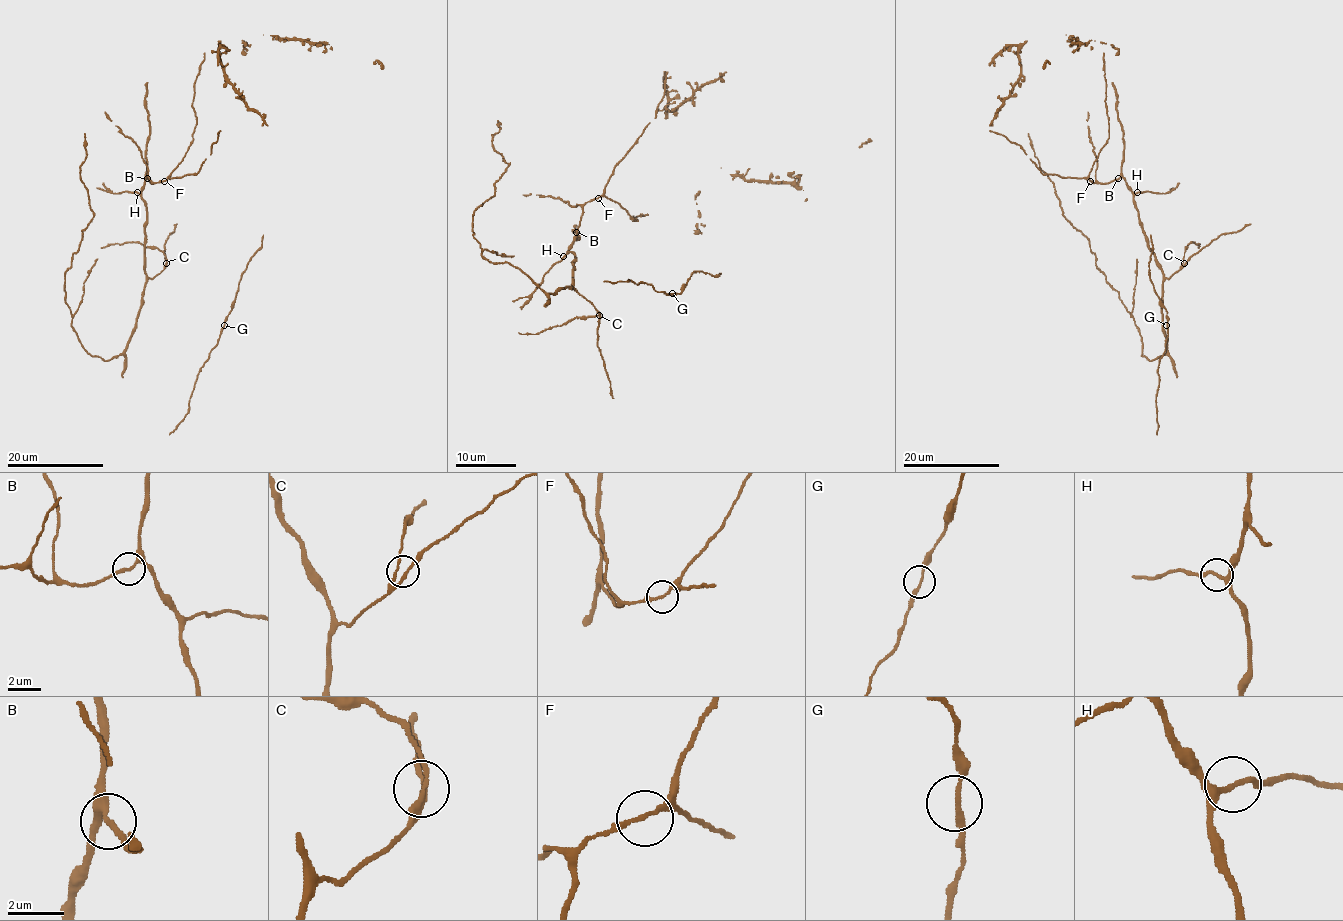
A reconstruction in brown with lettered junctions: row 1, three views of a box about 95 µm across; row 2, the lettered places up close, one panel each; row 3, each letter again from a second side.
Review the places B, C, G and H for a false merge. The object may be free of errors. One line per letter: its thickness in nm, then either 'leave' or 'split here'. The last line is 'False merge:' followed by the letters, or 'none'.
B: calibre 180 nm; leave
C: calibre 180 nm; leave
G: calibre 180 nm; leave
H: calibre 190 nm; leave
False merge: none

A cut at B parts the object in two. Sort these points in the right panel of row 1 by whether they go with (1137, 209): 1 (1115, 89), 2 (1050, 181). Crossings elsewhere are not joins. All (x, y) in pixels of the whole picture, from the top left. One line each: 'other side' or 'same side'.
1: same side
2: same side

